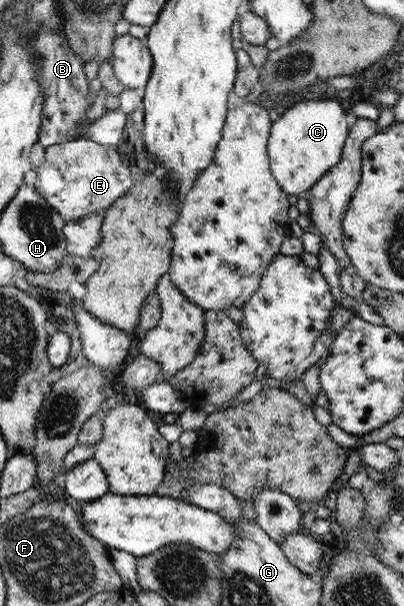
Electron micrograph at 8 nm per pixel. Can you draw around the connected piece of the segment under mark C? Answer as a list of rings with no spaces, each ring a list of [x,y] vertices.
[[[330,97],[321,100],[305,100],[287,108],[280,119],[273,123],[269,136],[268,153],[272,162],[273,175],[277,183],[290,195],[305,196],[331,169],[337,166],[342,153],[342,145],[348,136],[348,115],[346,109],[338,101],[330,101]]]

